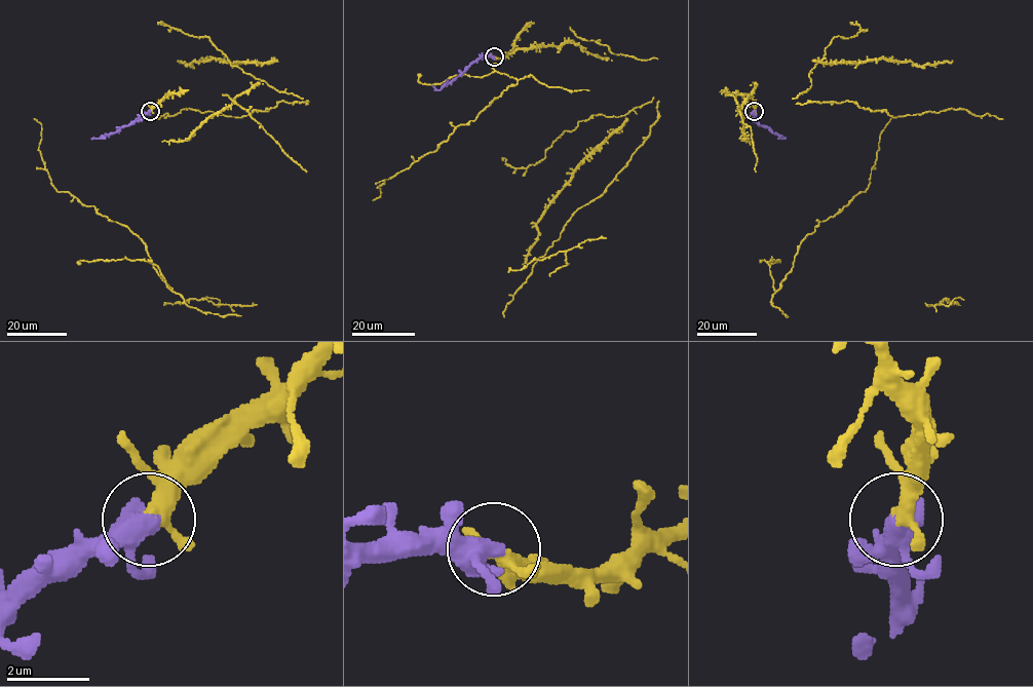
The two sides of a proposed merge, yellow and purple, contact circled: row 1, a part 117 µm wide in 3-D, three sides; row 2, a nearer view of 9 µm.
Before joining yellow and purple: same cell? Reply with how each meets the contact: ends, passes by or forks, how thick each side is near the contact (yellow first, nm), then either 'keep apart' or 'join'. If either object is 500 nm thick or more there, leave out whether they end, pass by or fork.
yellow forks there; purple passes by; 260 nm thick on the yellow side, 480 nm on the other; join

